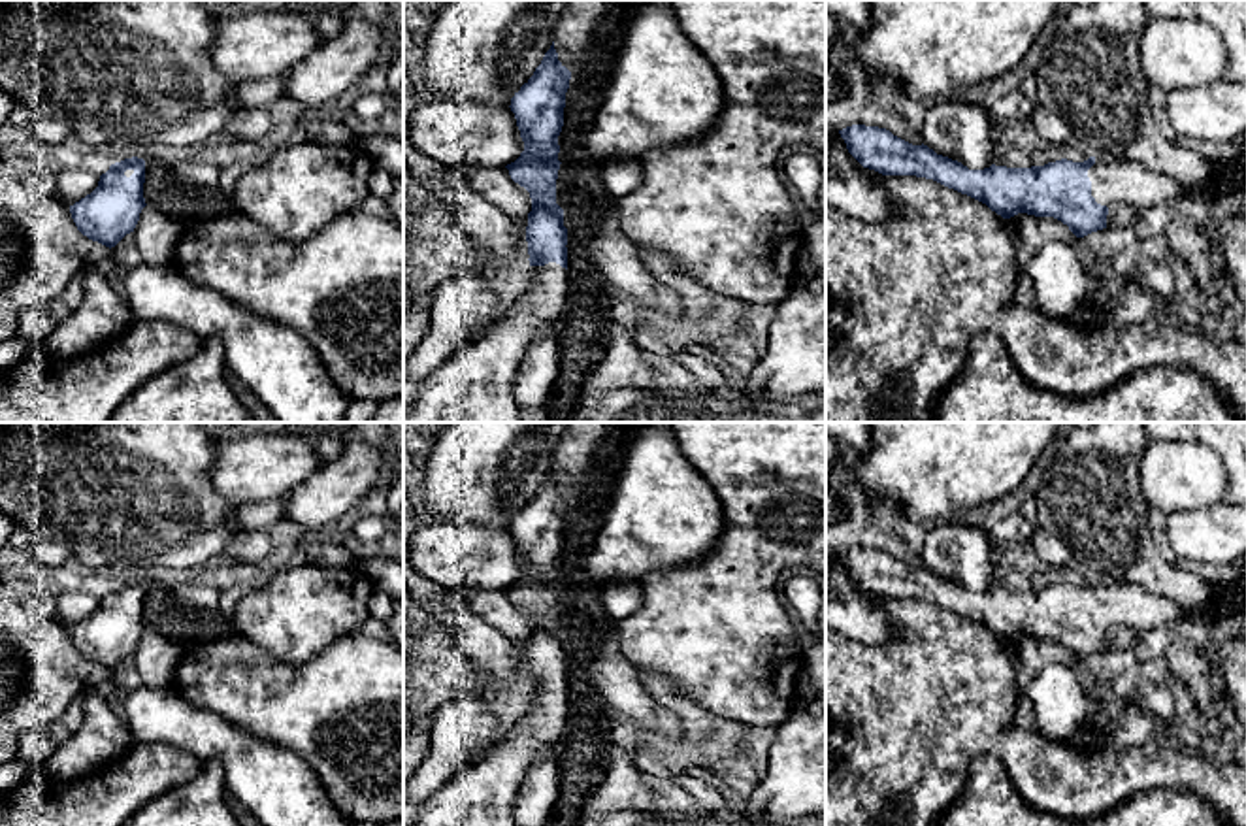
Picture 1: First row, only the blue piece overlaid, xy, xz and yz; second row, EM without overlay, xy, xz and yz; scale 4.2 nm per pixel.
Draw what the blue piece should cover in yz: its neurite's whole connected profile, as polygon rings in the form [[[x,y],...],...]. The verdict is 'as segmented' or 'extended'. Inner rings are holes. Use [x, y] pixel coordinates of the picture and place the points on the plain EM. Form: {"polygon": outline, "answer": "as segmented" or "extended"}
{"polygon": [[[852,547],[839,556],[863,590],[882,598],[933,602],[986,626],[1003,641],[1018,636],[1054,639],[1076,660],[1107,651],[1112,626],[1144,632],[1171,626],[1184,617],[1182,607],[1171,598],[1129,583],[1090,579],[1084,585],[1061,581],[1031,590],[992,586],[984,592],[969,592],[886,551]]], "answer": "extended"}

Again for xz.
{"polygon": [[[554,464],[533,498],[511,520],[524,573],[507,586],[515,605],[532,620],[526,664],[528,711],[503,739],[422,801],[411,826],[516,826],[513,803],[530,768],[558,749],[571,709],[567,647],[556,626],[558,558],[564,549],[571,494],[558,483]]], "answer": "extended"}

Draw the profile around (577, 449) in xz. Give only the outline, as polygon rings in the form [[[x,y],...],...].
[[[569,422],[554,456],[558,483],[571,494],[566,528],[571,522],[571,511],[584,490],[596,454],[603,449],[603,439],[611,422]]]

